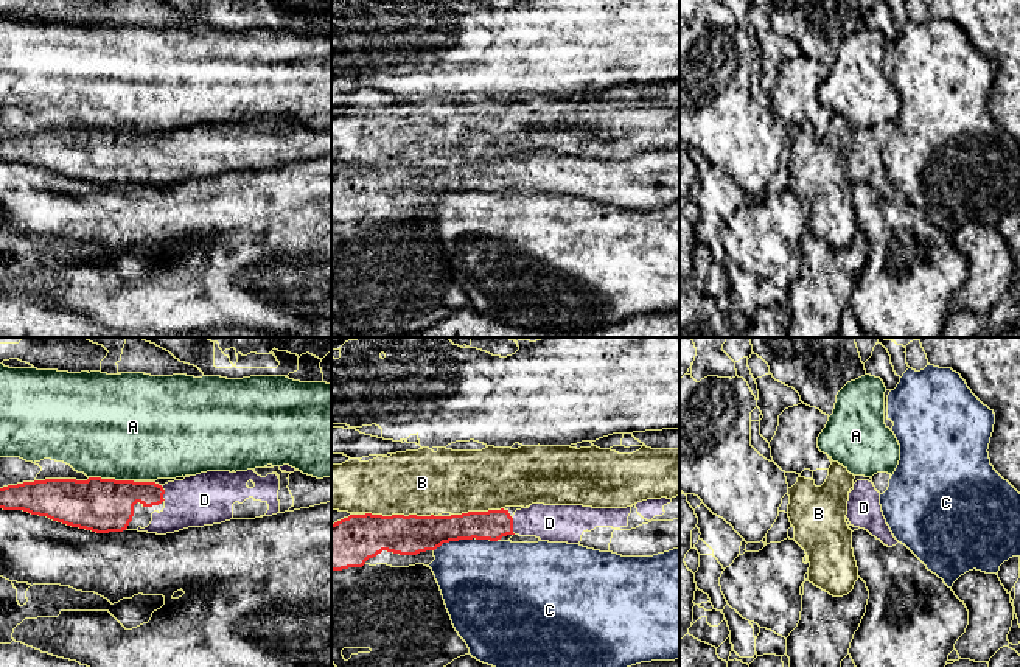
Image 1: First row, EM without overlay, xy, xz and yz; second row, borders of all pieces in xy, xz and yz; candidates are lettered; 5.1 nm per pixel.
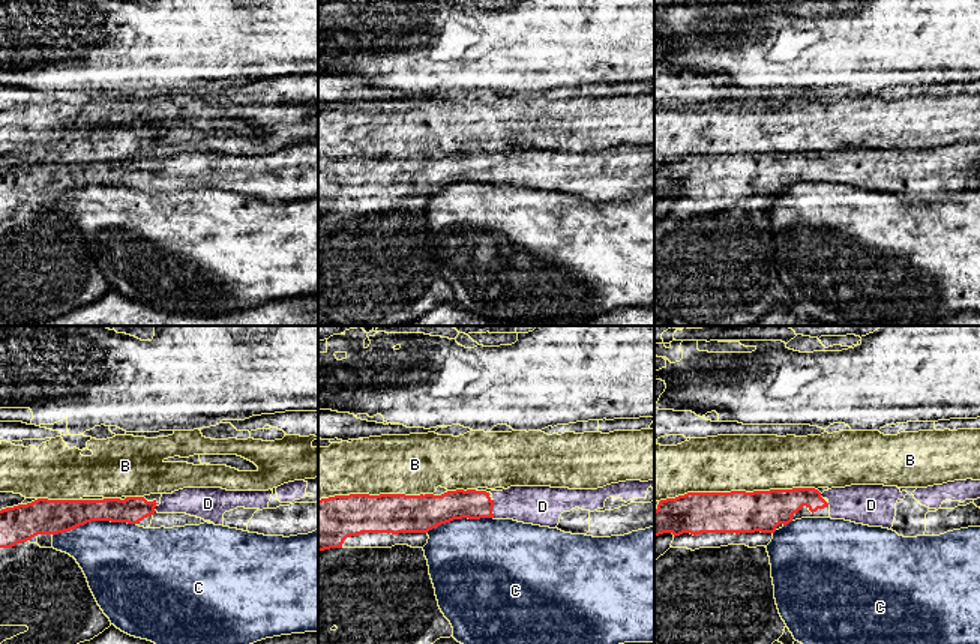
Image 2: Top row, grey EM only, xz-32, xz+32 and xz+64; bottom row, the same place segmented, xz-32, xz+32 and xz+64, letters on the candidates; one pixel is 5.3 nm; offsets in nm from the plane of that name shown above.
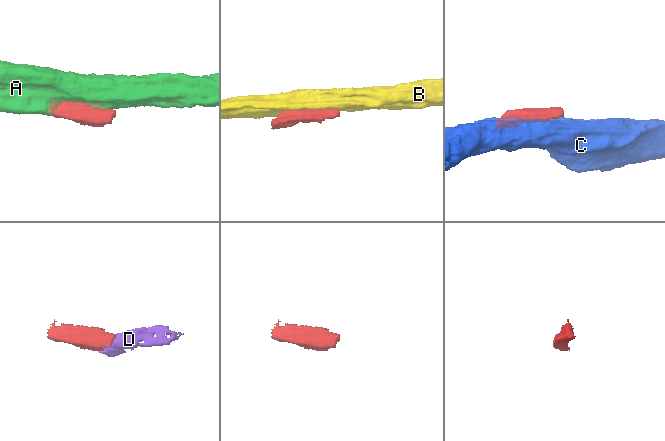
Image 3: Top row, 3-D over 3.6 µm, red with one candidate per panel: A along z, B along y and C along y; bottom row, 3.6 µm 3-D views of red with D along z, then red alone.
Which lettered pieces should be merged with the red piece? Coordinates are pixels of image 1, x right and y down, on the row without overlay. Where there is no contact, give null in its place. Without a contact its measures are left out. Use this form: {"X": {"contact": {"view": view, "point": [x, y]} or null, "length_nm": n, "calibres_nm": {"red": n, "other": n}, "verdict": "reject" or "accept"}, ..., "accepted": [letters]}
{"A": {"contact": {"view": "xy", "point": [111, 131]}, "length_nm": 240, "calibres_nm": {"red": 280, "other": 500}, "verdict": "reject"}, "B": {"contact": {"view": "xz", "point": [401, 167]}, "length_nm": 380, "calibres_nm": {"red": 240, "other": 340}, "verdict": "reject"}, "C": {"contact": {"view": "xz", "point": [465, 190]}, "length_nm": 340, "calibres_nm": {"red": 190, "other": 440}, "verdict": "reject"}, "D": {"contact": {"view": "xy", "point": [164, 145]}, "length_nm": 90, "calibres_nm": {"red": 190, "other": 280}, "verdict": "accept"}, "accepted": ["D"]}

